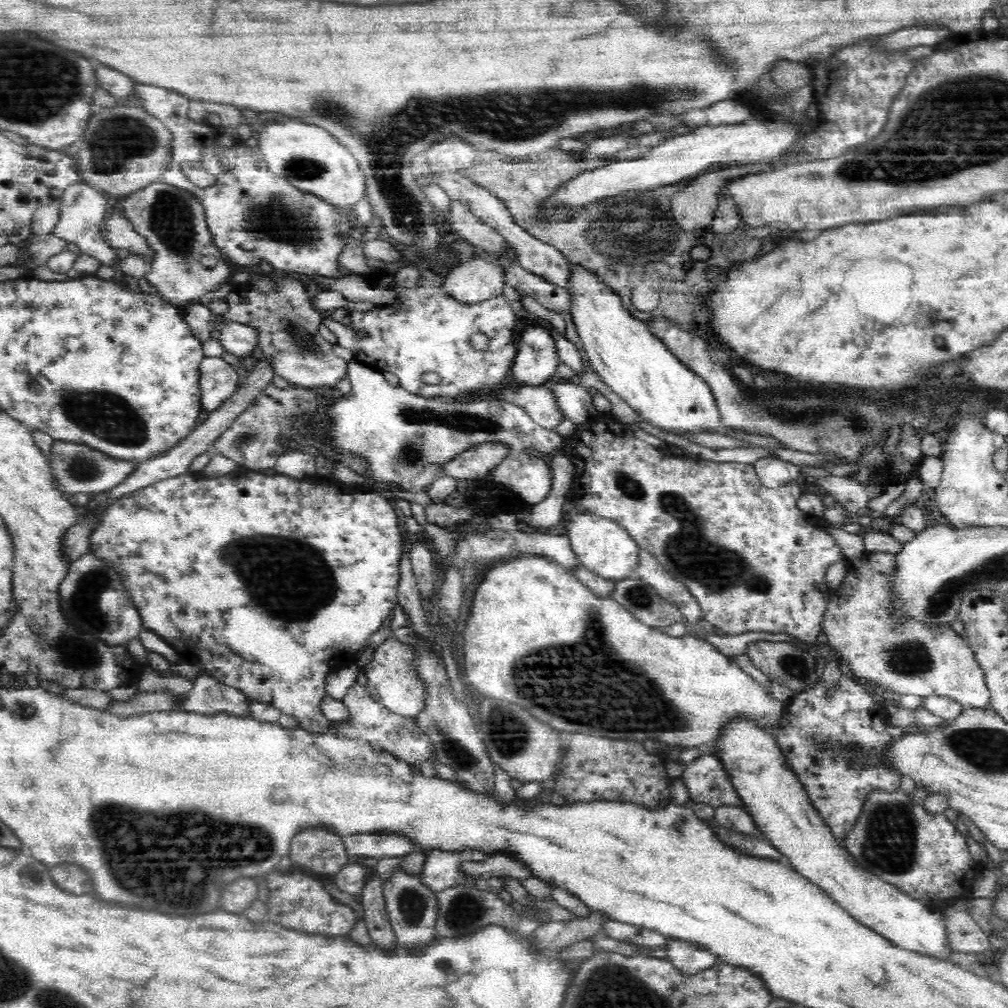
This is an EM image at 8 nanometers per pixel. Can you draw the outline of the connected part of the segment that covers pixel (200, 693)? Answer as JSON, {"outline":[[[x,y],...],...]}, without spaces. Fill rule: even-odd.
{"outline":[[[200,674],[191,679],[191,690],[186,694],[186,700],[176,709],[202,713],[224,711],[232,715],[248,717],[251,704],[251,698],[241,690],[223,685],[208,674]]]}

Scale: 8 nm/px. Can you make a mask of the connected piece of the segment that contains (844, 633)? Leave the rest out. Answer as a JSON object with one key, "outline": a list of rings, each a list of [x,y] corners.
{"outline":[[[865,551],[861,556],[846,558],[846,565],[847,572],[840,586],[828,590],[820,636],[832,648],[831,657],[837,656],[838,664],[848,676],[864,682],[874,682],[900,694],[950,699],[966,709],[984,708],[988,705],[984,675],[966,638],[956,634],[950,624],[930,625],[930,622],[920,621],[909,612],[908,601],[898,593],[901,568],[898,556],[888,552]]]}

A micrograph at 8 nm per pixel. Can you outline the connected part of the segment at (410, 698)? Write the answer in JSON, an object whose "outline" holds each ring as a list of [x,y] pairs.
{"outline":[[[388,638],[384,643],[375,649],[373,659],[363,668],[367,676],[367,687],[372,698],[382,703],[392,712],[402,716],[416,716],[422,710],[422,691],[414,679],[410,663],[410,653],[406,645],[402,645],[395,638]]]}

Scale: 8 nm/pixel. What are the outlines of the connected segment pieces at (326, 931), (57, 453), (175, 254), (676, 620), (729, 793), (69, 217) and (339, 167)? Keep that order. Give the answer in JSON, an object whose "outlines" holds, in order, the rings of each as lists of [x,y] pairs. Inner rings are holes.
{"outlines":[[[[272,872],[272,876],[266,882],[269,894],[265,903],[266,921],[282,925],[284,929],[306,933],[328,939],[346,938],[359,920],[353,909],[348,905],[340,904],[324,889],[324,884],[314,880],[310,875],[278,874]]],[[[54,439],[46,460],[47,478],[50,479],[52,488],[62,496],[109,492],[112,488],[118,487],[123,480],[128,479],[140,466],[140,462],[142,460],[128,460],[107,455],[105,451],[84,443]]],[[[156,181],[127,196],[122,205],[124,216],[133,224],[133,229],[147,238],[155,250],[151,271],[146,278],[169,304],[188,307],[199,302],[202,294],[228,282],[232,266],[220,259],[218,249],[210,243],[202,205],[190,193]]],[[[633,575],[615,581],[617,587],[613,598],[642,624],[658,630],[672,624],[684,624],[680,611],[643,580]]],[[[704,755],[691,762],[682,775],[689,800],[692,803],[706,804],[711,807],[734,804],[742,807],[730,779],[722,772],[721,765],[714,755]]],[[[78,182],[70,184],[58,199],[61,202],[58,208],[59,220],[53,233],[68,243],[76,244],[82,253],[98,257],[103,264],[112,264],[116,258],[115,249],[112,249],[103,237],[107,203],[103,193],[86,183]]],[[[288,120],[264,128],[264,132],[257,134],[257,139],[257,148],[261,149],[268,169],[293,181],[298,188],[321,196],[324,200],[330,201],[330,204],[337,204],[344,211],[364,198],[366,176],[360,170],[354,156],[330,134],[322,132],[320,127],[308,126],[300,120]]]]}

